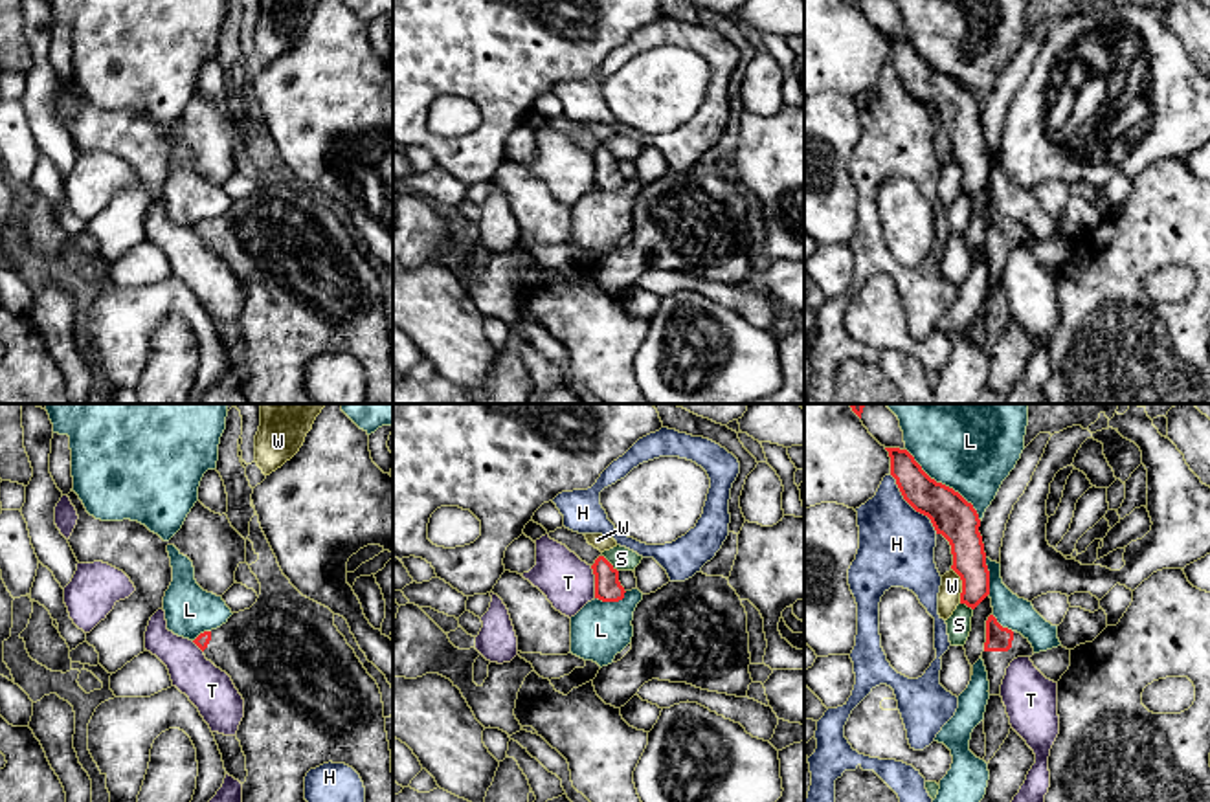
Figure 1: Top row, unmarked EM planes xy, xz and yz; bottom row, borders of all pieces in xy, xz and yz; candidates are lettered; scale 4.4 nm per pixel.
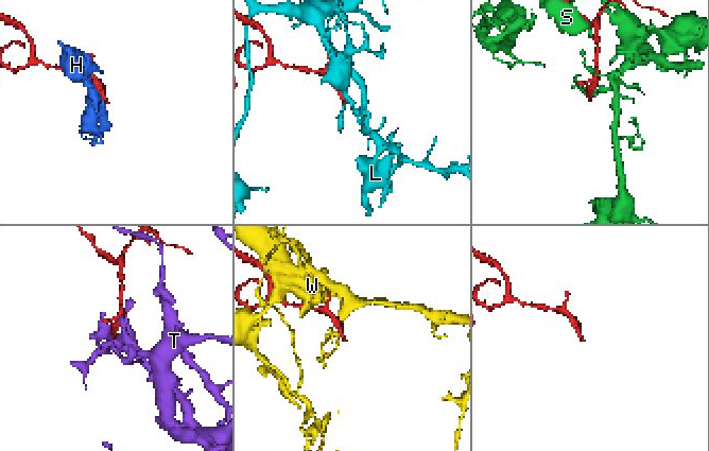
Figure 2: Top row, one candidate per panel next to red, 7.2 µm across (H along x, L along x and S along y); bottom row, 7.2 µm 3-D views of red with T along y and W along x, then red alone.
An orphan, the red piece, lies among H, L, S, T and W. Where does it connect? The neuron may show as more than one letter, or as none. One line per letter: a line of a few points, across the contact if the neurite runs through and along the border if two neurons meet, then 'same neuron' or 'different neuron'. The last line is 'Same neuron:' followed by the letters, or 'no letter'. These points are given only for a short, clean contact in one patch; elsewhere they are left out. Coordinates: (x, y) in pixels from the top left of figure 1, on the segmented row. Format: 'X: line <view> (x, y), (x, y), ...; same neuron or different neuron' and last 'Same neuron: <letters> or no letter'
H: different neuron
L: different neuron
S: different neuron
T: different neuron
W: different neuron
Same neuron: no letter

